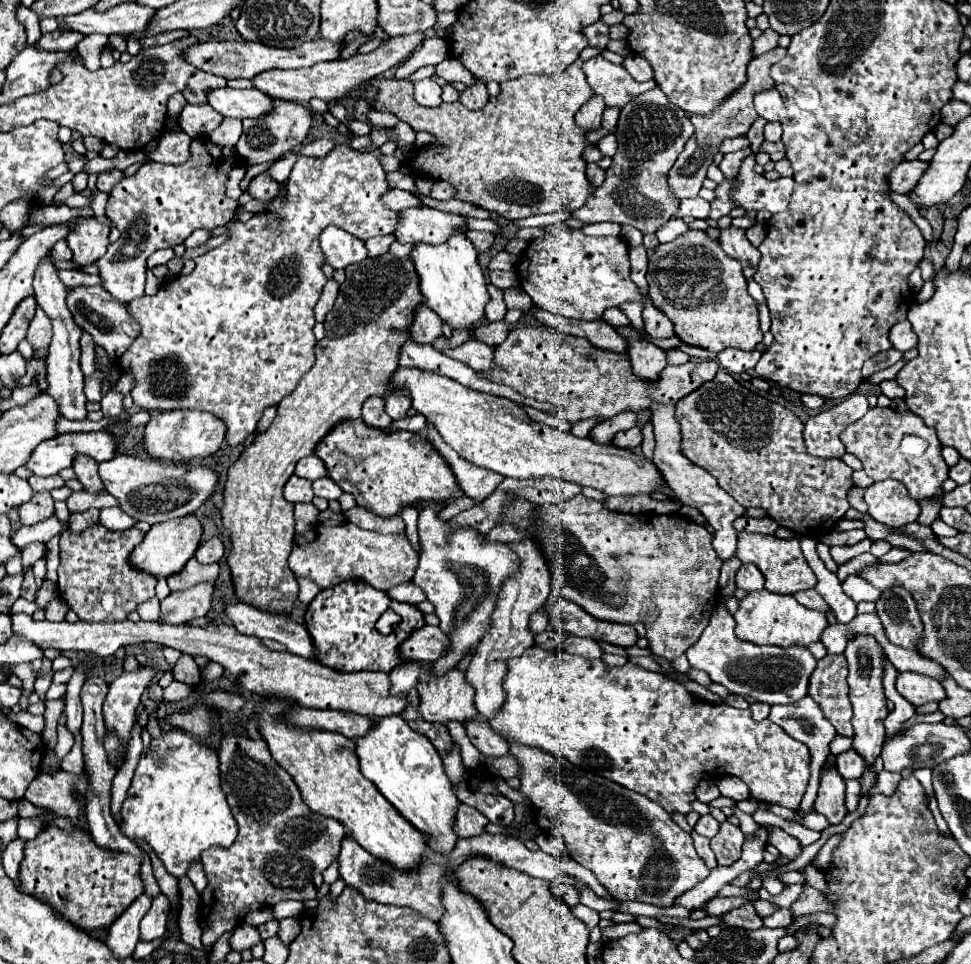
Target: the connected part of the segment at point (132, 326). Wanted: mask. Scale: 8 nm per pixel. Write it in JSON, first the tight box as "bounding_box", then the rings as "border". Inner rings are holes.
{"bounding_box":[67,286,139,360],"border":[[[91,286],[91,288],[71,288],[67,294],[67,308],[71,310],[77,326],[81,326],[83,330],[87,330],[95,344],[101,346],[109,360],[117,360],[131,344],[133,340],[139,336],[139,324],[137,320],[127,312],[127,304],[119,304],[119,300],[115,300],[103,286]]]}

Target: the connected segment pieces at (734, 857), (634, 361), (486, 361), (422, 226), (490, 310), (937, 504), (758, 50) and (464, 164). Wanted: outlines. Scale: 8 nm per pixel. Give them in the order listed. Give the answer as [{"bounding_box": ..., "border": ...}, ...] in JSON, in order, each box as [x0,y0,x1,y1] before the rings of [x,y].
[{"bounding_box":[711,822,743,866],"border":[[[729,822],[721,824],[719,834],[711,840],[711,848],[717,856],[719,866],[731,866],[741,858],[741,846],[743,846],[743,832],[739,826],[733,826]]]},{"bounding_box":[617,326,667,382],"border":[[[633,326],[617,328],[617,332],[629,342],[629,360],[635,376],[639,376],[645,382],[659,380],[663,368],[667,366],[665,352],[651,342],[639,340],[639,332]]]},{"bounding_box":[433,336,495,372],"border":[[[439,336],[439,338],[433,342],[433,346],[435,346],[437,350],[441,350],[443,354],[447,354],[447,356],[451,356],[451,358],[455,358],[455,360],[467,364],[467,366],[471,366],[471,368],[477,370],[477,372],[487,372],[487,370],[495,368],[495,362],[493,362],[493,358],[495,358],[495,348],[483,344],[483,342],[475,340],[475,338],[473,338],[473,340],[467,340],[467,342],[461,344],[459,348],[449,348],[449,340],[443,338],[443,336]]]},{"bounding_box":[395,206,467,244],"border":[[[421,206],[401,212],[401,220],[395,236],[399,242],[411,242],[411,244],[421,244],[421,242],[443,244],[443,240],[447,240],[447,236],[451,236],[455,228],[467,232],[465,218]]]},{"bounding_box":[485,284,507,322],"border":[[[489,284],[487,290],[493,300],[490,300],[485,307],[485,316],[490,322],[501,321],[507,312],[507,306],[503,302],[503,291],[495,288],[493,284]]]},{"bounding_box":[919,490,945,526],"border":[[[939,490],[933,498],[927,498],[927,500],[919,500],[919,504],[921,504],[921,516],[919,516],[919,524],[921,526],[931,526],[937,518],[939,518],[939,510],[943,508],[943,504],[941,504],[941,496],[943,496],[945,492],[943,490]]]},{"bounding_box":[753,30,779,56],"border":[[[765,30],[757,40],[753,40],[753,54],[755,56],[761,56],[765,52],[769,52],[771,48],[777,46],[777,40],[779,40],[779,34],[775,30]]]},{"bounding_box":[347,62,597,220],"border":[[[575,62],[567,68],[561,76],[535,76],[527,74],[515,80],[507,80],[501,86],[501,92],[485,104],[479,112],[471,112],[463,108],[461,102],[453,104],[439,104],[439,108],[423,108],[413,98],[413,84],[409,80],[391,78],[372,78],[357,89],[351,91],[347,97],[358,99],[367,87],[377,88],[373,108],[379,112],[391,112],[401,122],[407,122],[415,132],[429,132],[433,134],[433,142],[409,154],[407,166],[417,172],[421,178],[443,180],[455,188],[455,198],[463,202],[471,202],[481,206],[489,212],[501,214],[507,220],[519,220],[533,214],[549,214],[557,210],[577,210],[585,204],[585,200],[595,192],[587,182],[585,168],[587,162],[583,160],[583,152],[587,146],[597,146],[587,142],[587,130],[575,124],[575,112],[593,96],[583,70],[581,62]]]}]

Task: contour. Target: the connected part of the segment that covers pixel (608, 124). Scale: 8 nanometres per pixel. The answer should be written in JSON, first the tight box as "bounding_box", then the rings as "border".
{"bounding_box":[601,106,619,130],"border":[[[611,106],[611,108],[605,108],[605,112],[603,112],[603,122],[601,122],[601,126],[605,128],[605,130],[615,130],[615,126],[617,126],[617,116],[619,116],[619,106]]]}

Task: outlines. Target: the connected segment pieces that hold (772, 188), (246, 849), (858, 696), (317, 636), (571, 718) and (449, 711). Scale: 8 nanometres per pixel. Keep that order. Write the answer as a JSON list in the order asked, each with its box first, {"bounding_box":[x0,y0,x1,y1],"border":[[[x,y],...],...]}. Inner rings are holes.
[{"bounding_box":[733,153,793,214],"border":[[[752,153],[741,164],[741,172],[733,190],[735,204],[755,212],[769,210],[771,214],[777,214],[787,208],[793,194],[793,178],[779,178],[775,182],[769,182],[765,176],[757,174],[753,166],[755,156]]]},{"bounding_box":[201,722,345,920],"border":[[[231,722],[223,726],[219,760],[221,760],[221,788],[227,794],[227,802],[239,826],[239,834],[235,838],[235,844],[227,848],[207,848],[207,852],[201,854],[201,862],[205,866],[205,874],[209,880],[201,896],[203,912],[205,902],[209,904],[211,900],[215,902],[219,900],[225,906],[235,906],[235,912],[243,920],[245,912],[261,910],[281,900],[299,900],[299,902],[313,900],[323,884],[321,878],[323,870],[327,870],[339,856],[339,844],[341,838],[345,836],[343,826],[335,818],[327,818],[309,810],[293,778],[271,758],[265,740],[249,736],[243,724]]]},{"bounding_box":[845,634,889,796],"border":[[[859,634],[853,642],[847,644],[845,648],[845,658],[849,662],[849,700],[853,704],[853,728],[855,728],[855,738],[853,738],[853,750],[865,760],[865,772],[859,778],[861,780],[861,792],[859,796],[869,794],[869,790],[877,784],[877,772],[873,772],[873,764],[877,756],[881,754],[881,746],[885,740],[885,718],[889,714],[887,710],[887,700],[883,694],[883,658],[885,652],[879,648],[873,636],[863,636]]]},{"bounding_box":[305,582,425,672],"border":[[[345,582],[329,590],[321,590],[307,608],[305,628],[311,632],[311,640],[315,644],[315,660],[323,666],[335,668],[337,672],[359,672],[359,670],[381,670],[391,672],[403,664],[399,658],[399,646],[413,630],[425,626],[423,614],[413,604],[401,604],[391,600],[385,592],[369,588],[361,582]],[[391,608],[395,614],[403,618],[401,626],[395,634],[383,636],[375,630],[375,622],[379,616]]]},{"bounding_box":[489,646,809,816],"border":[[[533,646],[527,648],[523,656],[507,660],[507,664],[509,672],[503,682],[507,700],[489,722],[493,730],[501,732],[505,738],[509,736],[515,742],[565,756],[583,770],[595,772],[655,800],[669,814],[677,812],[687,816],[695,800],[697,784],[701,780],[717,780],[725,774],[741,778],[757,800],[791,810],[797,810],[801,804],[809,780],[809,748],[769,720],[755,722],[749,710],[737,710],[729,704],[717,706],[699,702],[683,684],[633,662],[617,668],[607,666],[603,660],[589,660],[573,654],[569,654],[567,660],[567,652],[545,652]]]},{"bounding_box":[415,668,479,724],"border":[[[453,668],[447,676],[439,676],[439,680],[431,680],[431,676],[423,676],[415,686],[421,698],[419,712],[427,722],[447,724],[449,720],[465,722],[477,718],[479,712],[473,704],[473,688],[465,680],[465,672]]]}]

